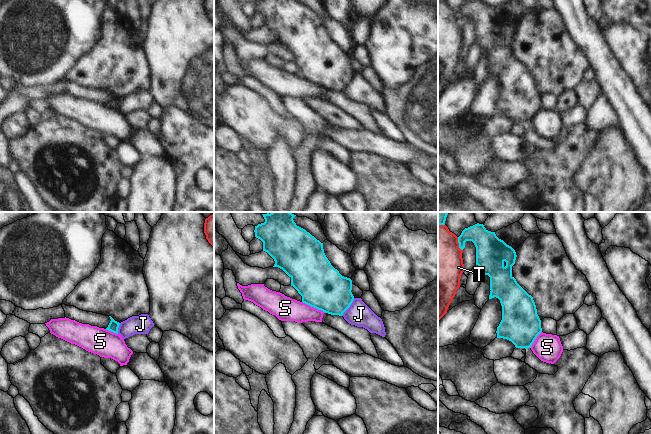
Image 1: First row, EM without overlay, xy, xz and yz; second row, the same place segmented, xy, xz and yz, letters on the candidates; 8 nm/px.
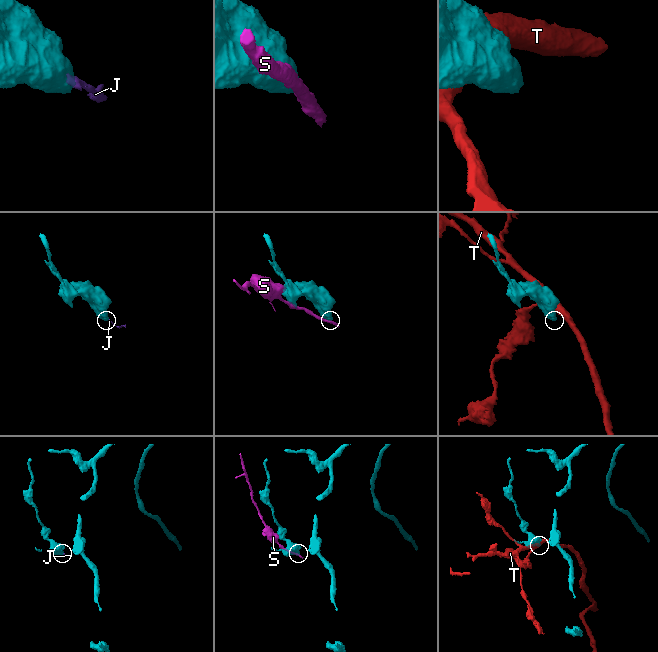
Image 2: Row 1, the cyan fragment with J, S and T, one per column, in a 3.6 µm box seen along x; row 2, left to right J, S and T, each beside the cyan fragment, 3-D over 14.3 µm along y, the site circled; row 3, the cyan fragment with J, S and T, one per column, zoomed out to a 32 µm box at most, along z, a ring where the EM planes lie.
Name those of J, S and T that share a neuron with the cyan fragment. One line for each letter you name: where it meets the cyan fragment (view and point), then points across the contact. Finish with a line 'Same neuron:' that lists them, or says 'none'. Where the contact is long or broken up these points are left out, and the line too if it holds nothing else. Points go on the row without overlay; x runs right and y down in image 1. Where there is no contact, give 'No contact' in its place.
Same neuron: none

